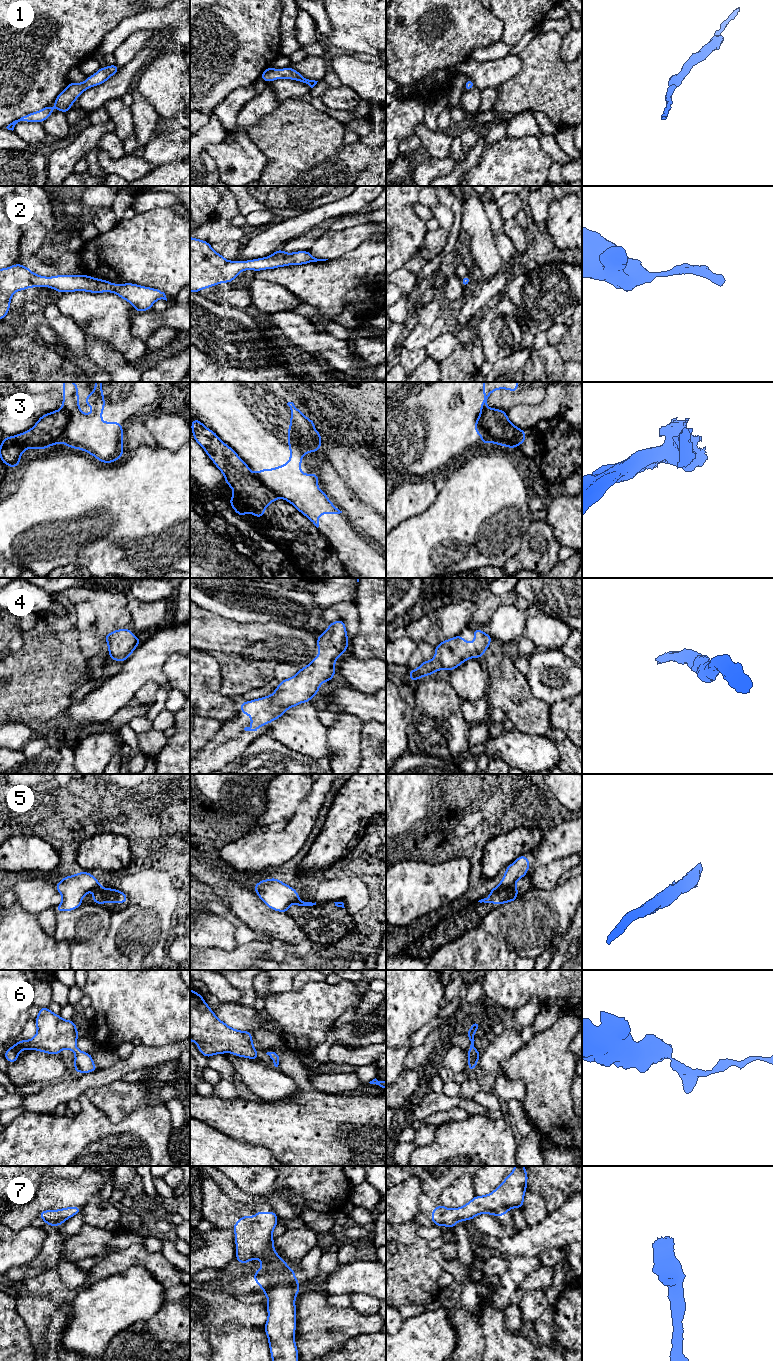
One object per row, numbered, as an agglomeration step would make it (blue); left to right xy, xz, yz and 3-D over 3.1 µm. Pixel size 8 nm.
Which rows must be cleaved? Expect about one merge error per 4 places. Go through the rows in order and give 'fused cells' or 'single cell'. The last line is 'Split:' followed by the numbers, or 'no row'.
1: single cell
2: single cell
3: fused cells
4: single cell
5: fused cells
6: single cell
7: single cell
Split: 3, 5

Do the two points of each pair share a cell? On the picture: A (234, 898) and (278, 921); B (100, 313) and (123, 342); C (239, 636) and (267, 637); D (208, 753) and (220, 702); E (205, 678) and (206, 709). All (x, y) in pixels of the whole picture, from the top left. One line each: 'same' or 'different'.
A: same
B: same
C: same
D: different
E: same

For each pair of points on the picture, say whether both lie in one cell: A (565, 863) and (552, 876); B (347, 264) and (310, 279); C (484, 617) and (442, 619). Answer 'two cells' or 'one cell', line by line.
A: one cell
B: one cell
C: two cells

